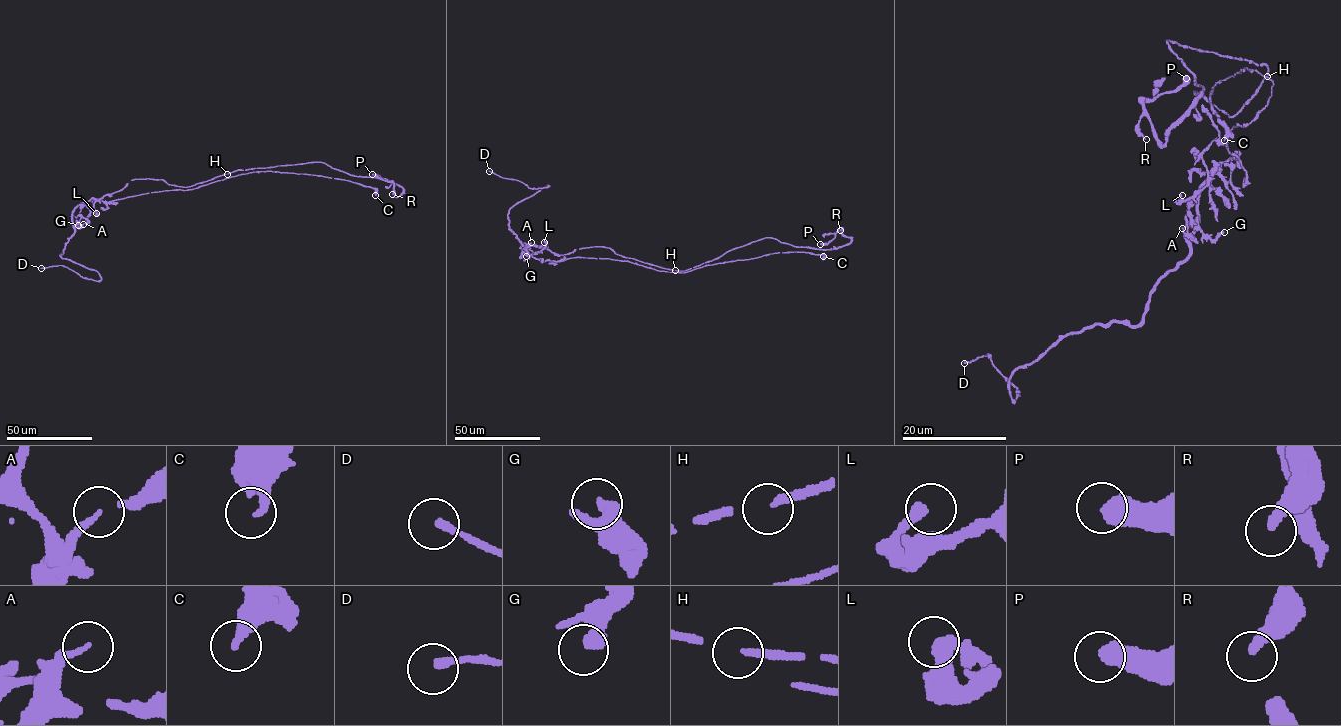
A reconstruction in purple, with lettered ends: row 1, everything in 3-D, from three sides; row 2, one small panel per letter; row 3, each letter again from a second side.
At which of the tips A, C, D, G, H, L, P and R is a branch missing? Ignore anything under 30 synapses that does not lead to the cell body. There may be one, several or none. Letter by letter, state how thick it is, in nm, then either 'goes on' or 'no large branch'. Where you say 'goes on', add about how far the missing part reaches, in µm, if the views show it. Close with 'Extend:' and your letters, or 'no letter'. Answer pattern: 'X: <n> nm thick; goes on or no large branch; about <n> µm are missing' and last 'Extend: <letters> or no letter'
A: 160 nm thick; no large branch
C: 240 nm thick; no large branch
D: 200 nm thick; no large branch
G: 360 nm thick; no large branch
H: 200 nm thick; no large branch
L: 320 nm thick; no large branch
P: 600 nm thick; no large branch
R: 240 nm thick; no large branch
Extend: no letter

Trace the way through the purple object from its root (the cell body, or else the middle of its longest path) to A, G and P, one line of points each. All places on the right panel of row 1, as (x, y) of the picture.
A: (1238, 125), (1225, 144), (1238, 161), (1237, 152), (1204, 181), (1198, 225), (1186, 238), (1182, 228)
G: (1238, 125), (1225, 144), (1238, 161), (1204, 181), (1198, 225), (1186, 238), (1183, 229), (1224, 232)
P: (1238, 125), (1267, 105), (1273, 83), (1252, 61), (1166, 40), (1203, 90), (1162, 144), (1143, 100), (1186, 78)

